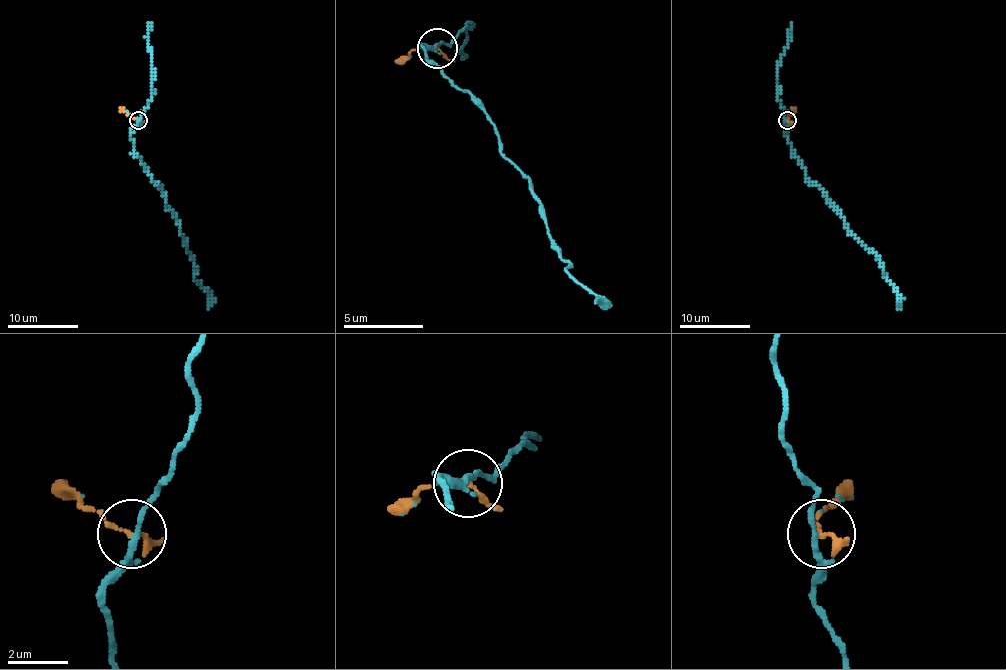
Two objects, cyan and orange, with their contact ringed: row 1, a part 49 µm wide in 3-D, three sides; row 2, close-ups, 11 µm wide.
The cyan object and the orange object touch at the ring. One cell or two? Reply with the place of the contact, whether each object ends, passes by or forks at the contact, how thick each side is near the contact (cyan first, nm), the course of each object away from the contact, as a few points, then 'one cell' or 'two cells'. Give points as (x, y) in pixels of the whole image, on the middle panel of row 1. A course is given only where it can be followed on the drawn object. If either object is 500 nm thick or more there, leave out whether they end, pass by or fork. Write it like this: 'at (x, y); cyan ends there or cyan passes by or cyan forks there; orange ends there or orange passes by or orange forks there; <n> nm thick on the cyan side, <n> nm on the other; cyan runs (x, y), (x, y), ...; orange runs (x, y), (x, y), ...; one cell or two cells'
at (437, 48); cyan forks there; orange passes by; 150 nm thick on the cyan side, 150 nm on the other; cyan runs (438, 47), (422, 43), (426, 59), (494, 123), (498, 147), (530, 179), (566, 267), (602, 299), (594, 303); orange runs (438, 47), (394, 63); one cell

